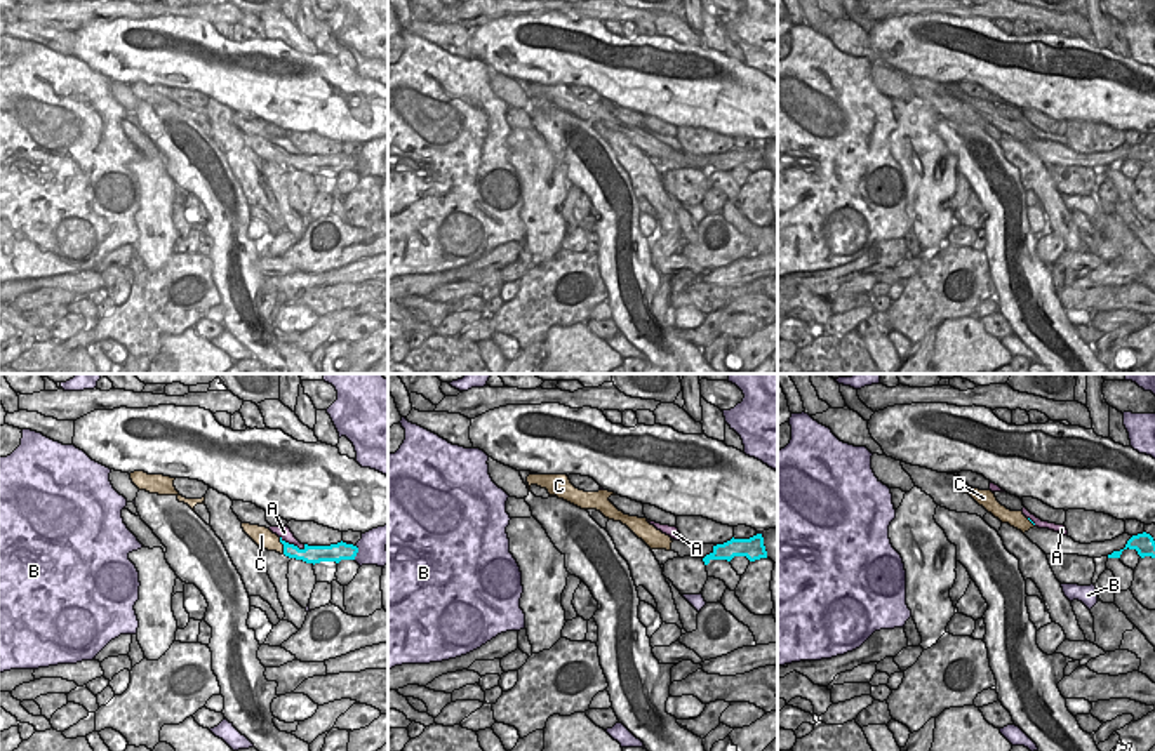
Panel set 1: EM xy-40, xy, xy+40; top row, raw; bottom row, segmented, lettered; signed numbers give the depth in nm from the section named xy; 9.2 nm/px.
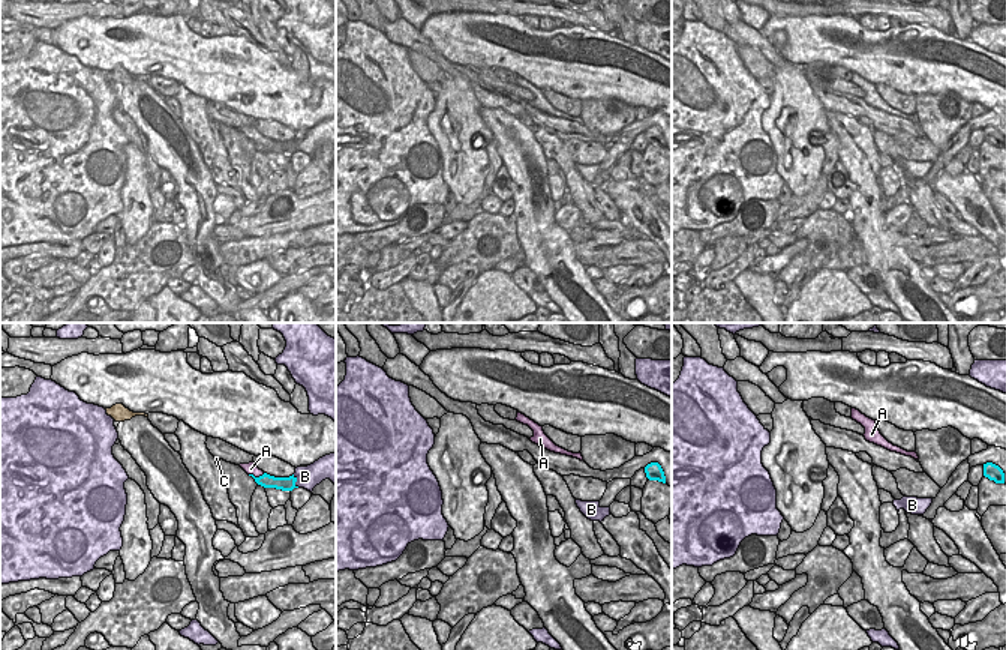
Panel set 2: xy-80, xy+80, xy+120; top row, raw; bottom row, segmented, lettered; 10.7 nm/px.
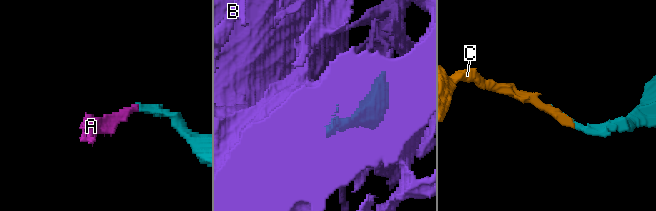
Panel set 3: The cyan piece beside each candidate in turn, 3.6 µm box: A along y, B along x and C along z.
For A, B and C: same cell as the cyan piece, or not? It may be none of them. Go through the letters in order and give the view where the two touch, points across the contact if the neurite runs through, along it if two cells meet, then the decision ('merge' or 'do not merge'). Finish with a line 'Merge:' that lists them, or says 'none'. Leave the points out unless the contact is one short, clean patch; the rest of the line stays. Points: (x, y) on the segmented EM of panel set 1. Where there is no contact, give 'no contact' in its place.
A: meets cyan in xy-40; do not merge
B: meets cyan in xy-40; do not merge
C: meets cyan in xy-40; merge
Merge: C

